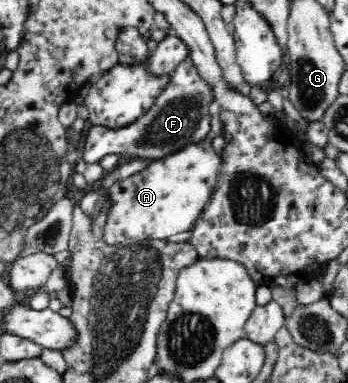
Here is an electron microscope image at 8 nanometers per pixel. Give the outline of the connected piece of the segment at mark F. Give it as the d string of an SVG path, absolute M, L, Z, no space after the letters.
M188 57L172 72L170 85L154 101L153 108L133 124L110 129L93 125L88 129L82 158L87 164L99 163L111 153L126 154L128 159L152 161L182 149L190 142L199 142L210 132L210 112L214 109L211 89L198 75Z

